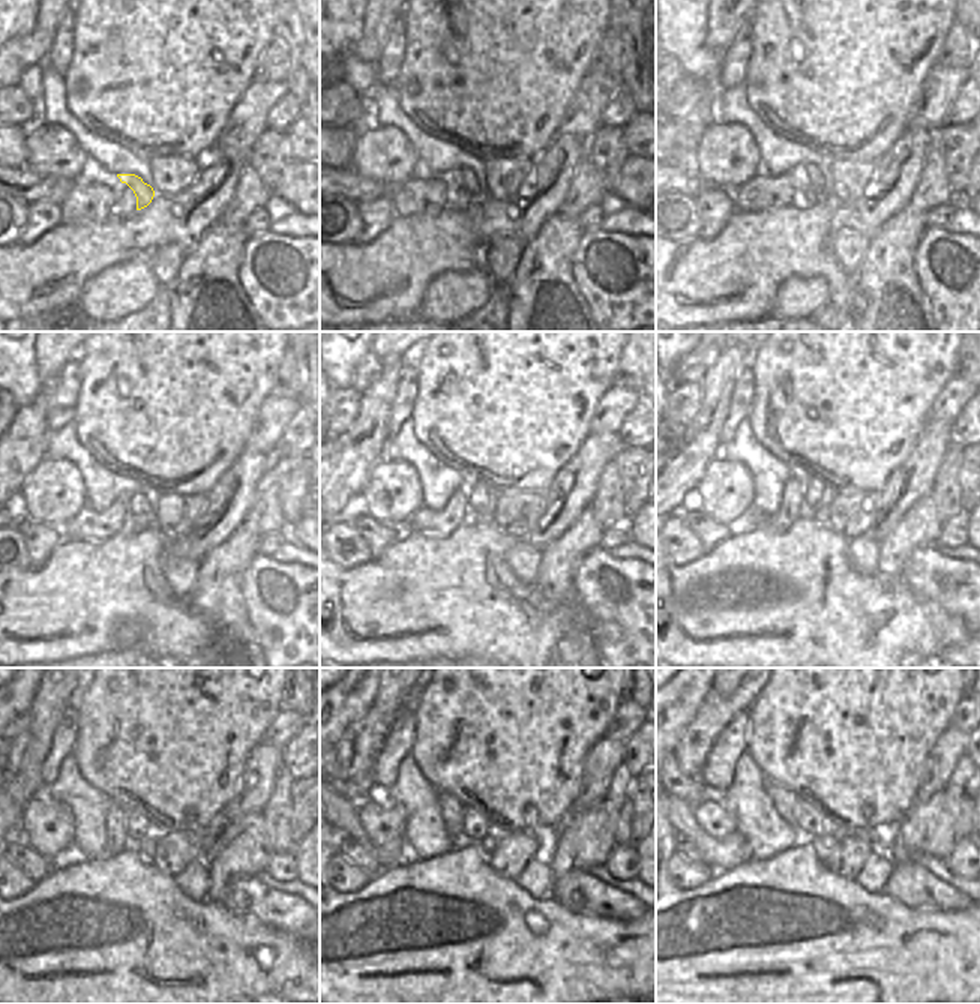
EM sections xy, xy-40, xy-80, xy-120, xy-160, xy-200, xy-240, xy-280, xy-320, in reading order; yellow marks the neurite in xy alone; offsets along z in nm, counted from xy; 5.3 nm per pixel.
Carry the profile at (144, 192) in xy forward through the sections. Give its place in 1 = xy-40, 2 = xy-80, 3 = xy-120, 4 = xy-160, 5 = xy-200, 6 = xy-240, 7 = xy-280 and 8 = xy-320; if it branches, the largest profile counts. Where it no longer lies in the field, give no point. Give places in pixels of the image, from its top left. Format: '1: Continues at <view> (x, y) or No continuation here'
1: Continues at xy-40 (479, 191)
2: Continues at xy-80 (809, 177)
3: Continues at xy-120 (138, 506)
4: Continues at xy-160 (477, 500)
5: Continues at xy-200 (812, 486)
6: Continues at xy-240 (138, 826)
7: Continues at xy-280 (474, 826)
8: Continues at xy-320 (809, 823).

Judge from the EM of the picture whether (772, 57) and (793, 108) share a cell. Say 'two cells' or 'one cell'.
one cell

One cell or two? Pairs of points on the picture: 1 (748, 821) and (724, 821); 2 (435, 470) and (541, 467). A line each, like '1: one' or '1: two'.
1: two
2: two

